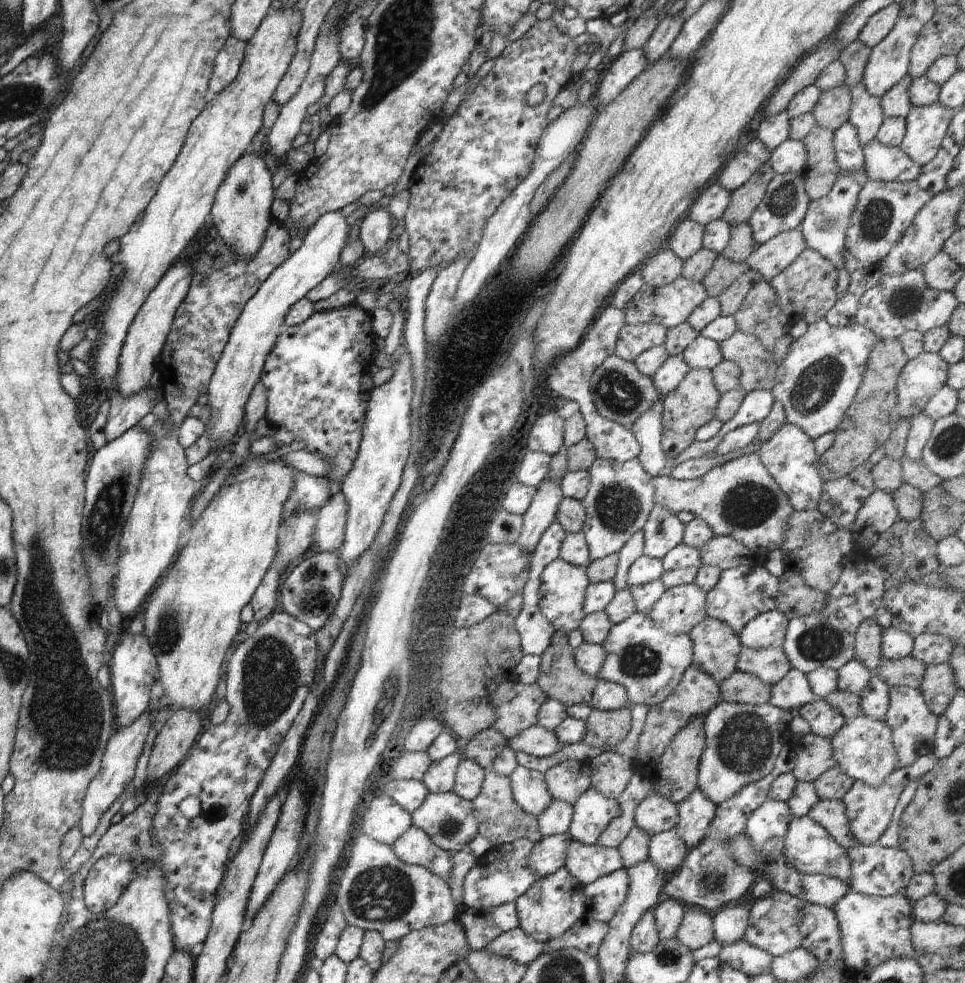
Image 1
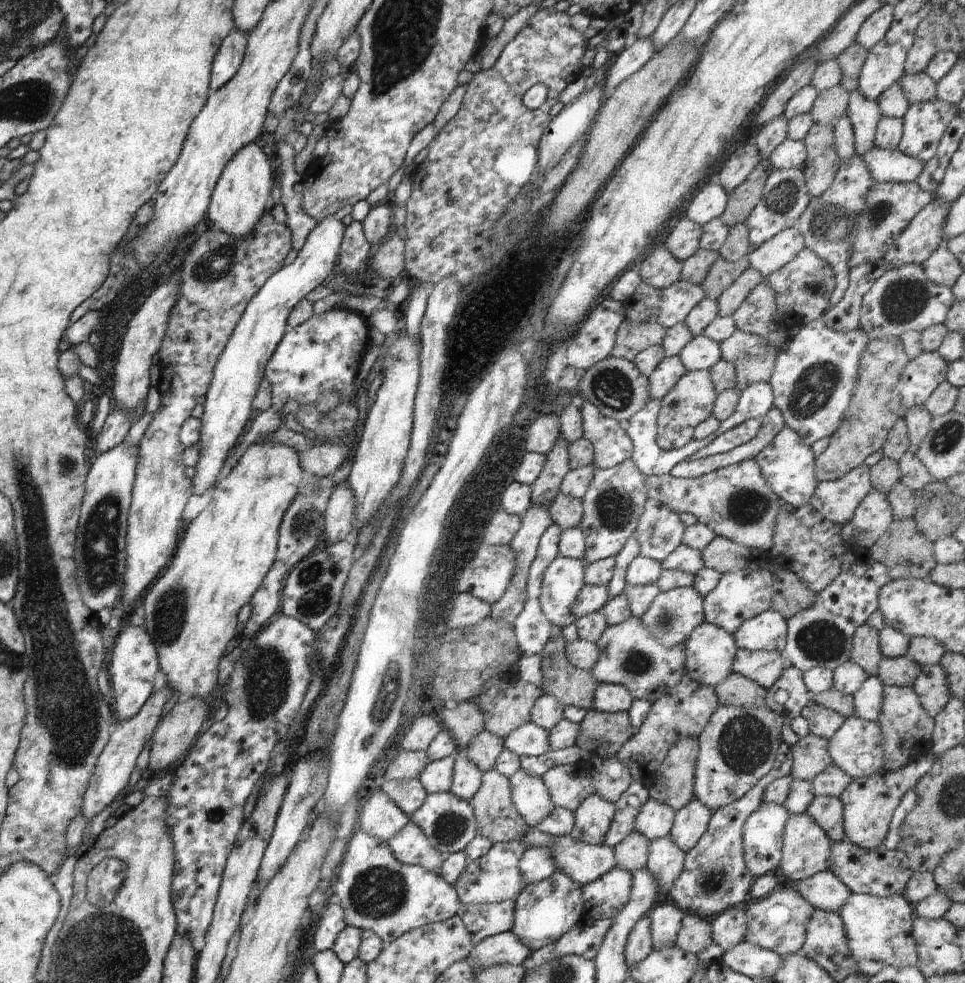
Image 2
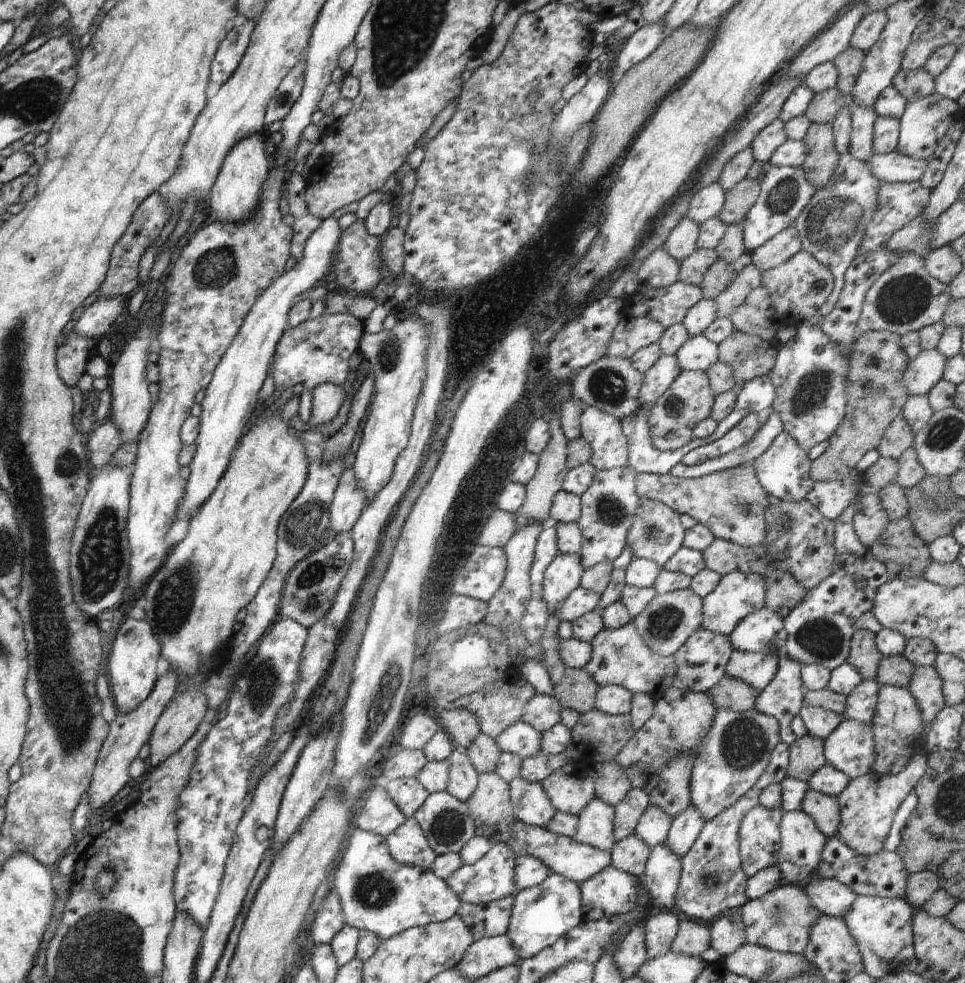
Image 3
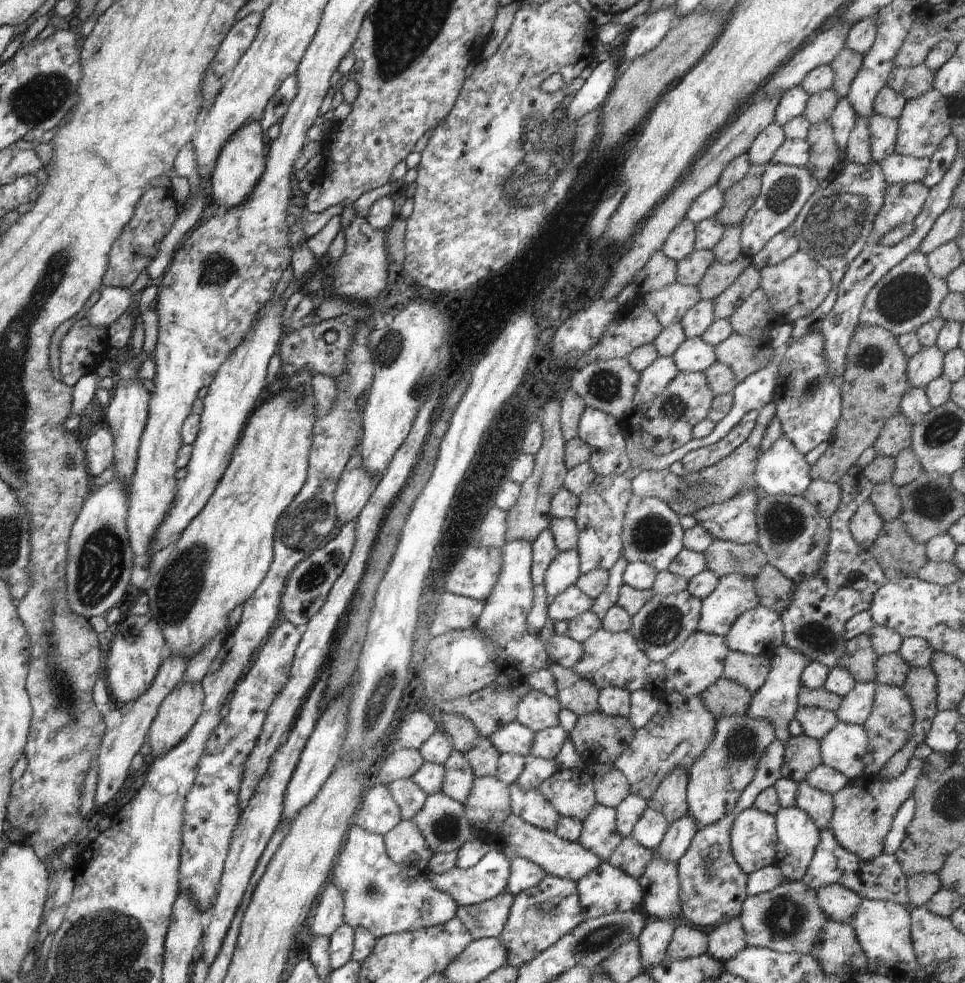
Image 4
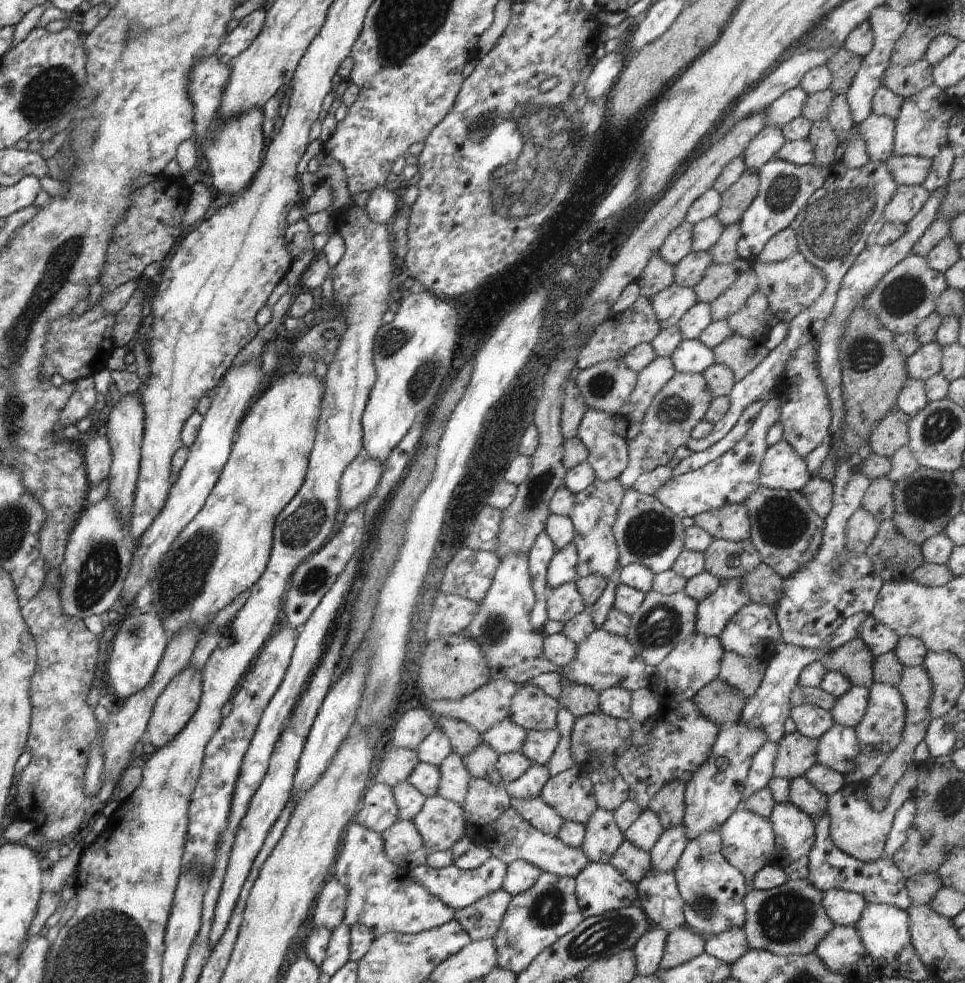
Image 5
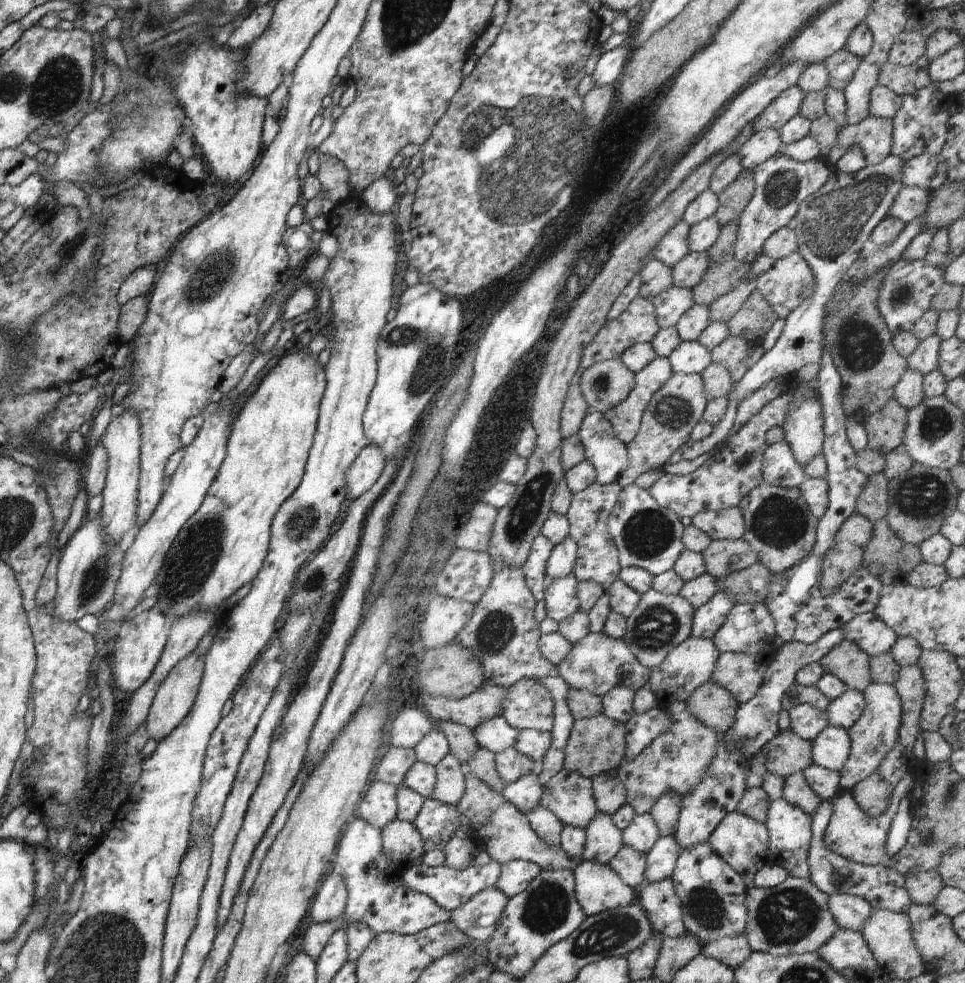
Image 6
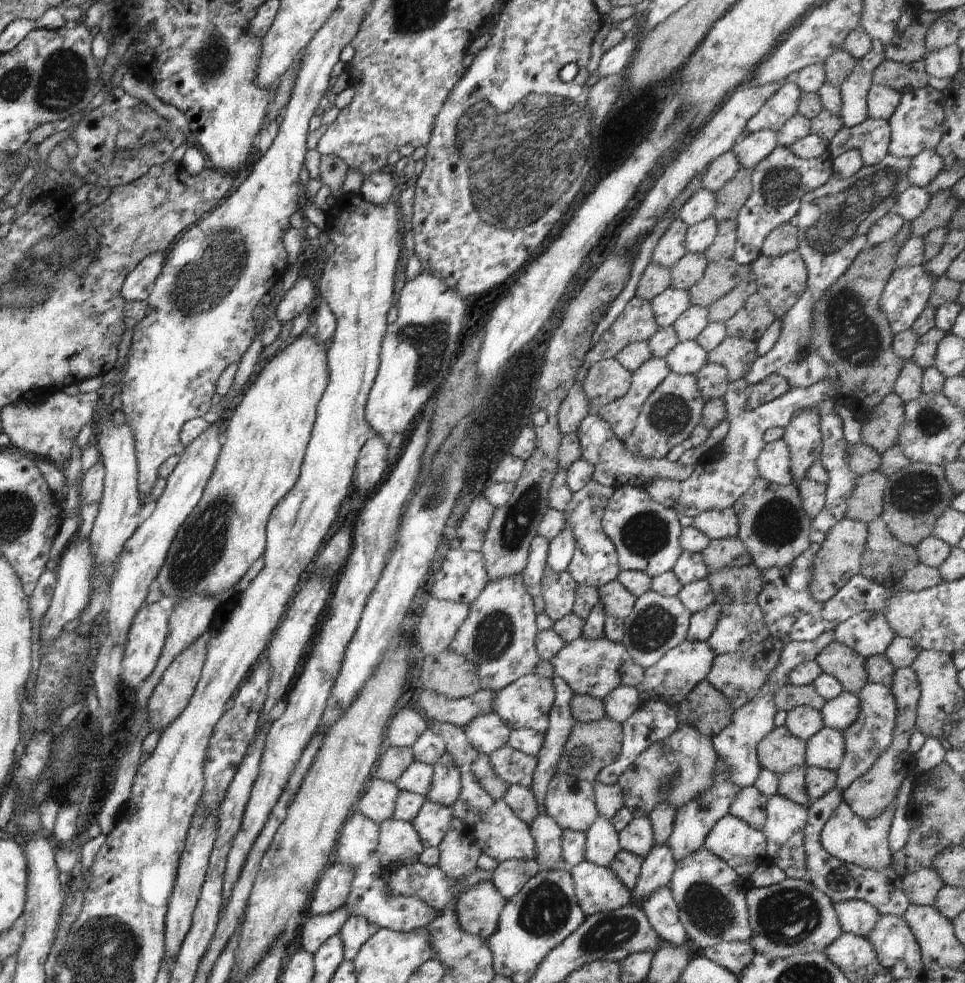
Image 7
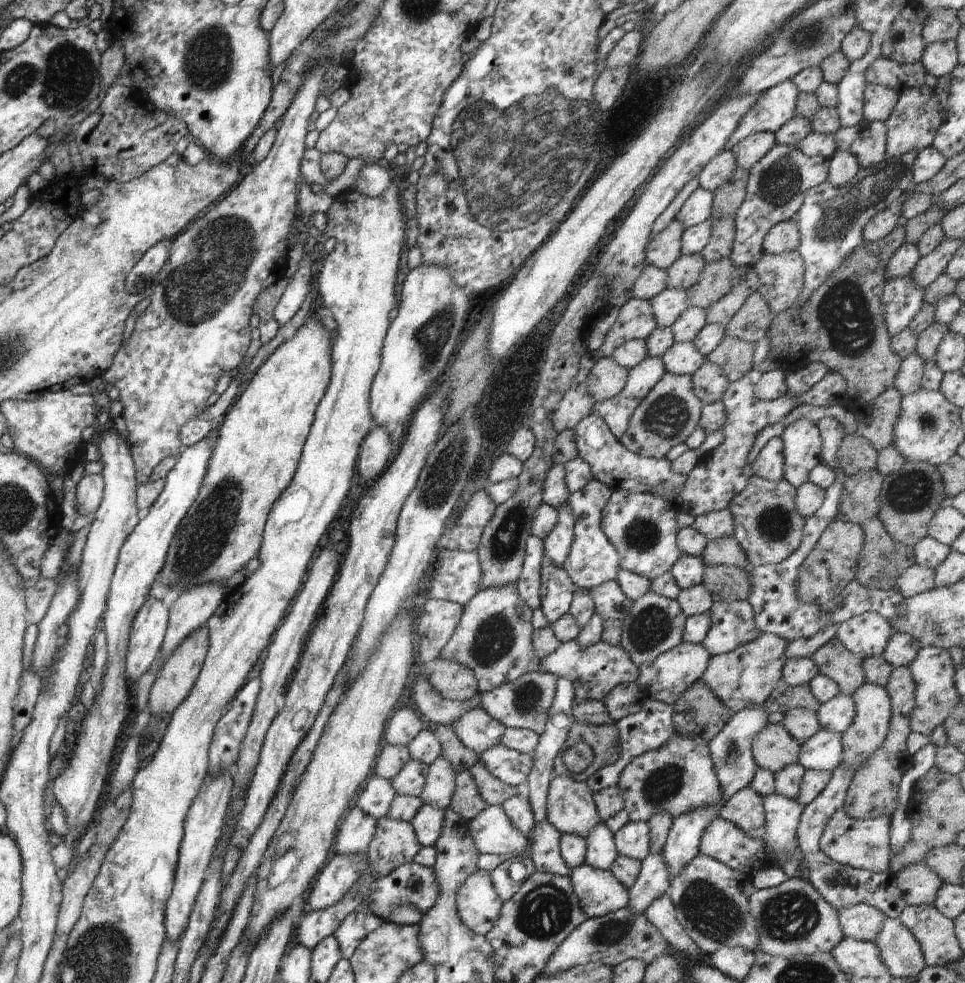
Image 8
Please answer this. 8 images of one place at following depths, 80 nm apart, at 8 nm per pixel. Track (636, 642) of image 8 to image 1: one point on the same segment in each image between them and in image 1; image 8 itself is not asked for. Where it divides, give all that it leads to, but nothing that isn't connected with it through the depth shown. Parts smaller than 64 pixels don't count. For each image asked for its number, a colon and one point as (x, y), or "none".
1: (681, 609)
2: (672, 616)
3: (667, 622)
4: (665, 621)
5: (663, 621)
6: (660, 622)
7: (657, 623)

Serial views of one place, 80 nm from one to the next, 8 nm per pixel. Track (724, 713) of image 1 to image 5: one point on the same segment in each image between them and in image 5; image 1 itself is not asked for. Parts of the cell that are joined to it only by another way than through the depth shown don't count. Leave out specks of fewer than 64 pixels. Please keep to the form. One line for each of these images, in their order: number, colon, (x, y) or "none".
2: (737, 748)
3: (736, 750)
4: (716, 780)
5: (715, 791)

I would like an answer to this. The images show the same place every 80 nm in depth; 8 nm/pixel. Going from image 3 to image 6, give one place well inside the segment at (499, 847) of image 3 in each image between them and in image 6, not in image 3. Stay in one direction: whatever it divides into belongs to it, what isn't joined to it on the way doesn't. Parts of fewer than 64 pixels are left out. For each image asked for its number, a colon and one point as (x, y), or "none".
4: (489, 877)
5: (457, 888)
6: (449, 888)

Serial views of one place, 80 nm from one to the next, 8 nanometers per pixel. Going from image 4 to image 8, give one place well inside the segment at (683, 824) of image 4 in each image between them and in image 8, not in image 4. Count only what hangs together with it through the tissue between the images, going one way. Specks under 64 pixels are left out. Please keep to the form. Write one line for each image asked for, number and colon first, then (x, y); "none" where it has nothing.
5: (665, 853)
6: (661, 860)
7: (657, 869)
8: (652, 881)

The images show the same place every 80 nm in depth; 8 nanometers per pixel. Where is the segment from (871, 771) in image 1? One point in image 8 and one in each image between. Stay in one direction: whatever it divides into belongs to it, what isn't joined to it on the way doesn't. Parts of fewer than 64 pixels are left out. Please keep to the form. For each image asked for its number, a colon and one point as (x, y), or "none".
2: (857, 747)
3: (850, 748)
4: (844, 748)
5: (838, 747)
6: (831, 747)
7: (825, 750)
8: (823, 752)

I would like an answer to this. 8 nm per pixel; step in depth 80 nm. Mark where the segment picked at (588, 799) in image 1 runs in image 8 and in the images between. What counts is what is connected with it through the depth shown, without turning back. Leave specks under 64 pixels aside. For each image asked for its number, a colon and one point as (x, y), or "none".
2: (594, 816)
3: (595, 828)
4: (599, 834)
5: (602, 838)
6: (603, 840)
7: (602, 845)
8: (601, 852)

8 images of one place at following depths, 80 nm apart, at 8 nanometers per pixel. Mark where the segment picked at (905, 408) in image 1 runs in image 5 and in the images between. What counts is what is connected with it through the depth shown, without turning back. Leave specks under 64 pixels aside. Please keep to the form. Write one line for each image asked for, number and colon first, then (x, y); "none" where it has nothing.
2: (921, 376)
3: (922, 372)
4: (927, 364)
5: (926, 361)

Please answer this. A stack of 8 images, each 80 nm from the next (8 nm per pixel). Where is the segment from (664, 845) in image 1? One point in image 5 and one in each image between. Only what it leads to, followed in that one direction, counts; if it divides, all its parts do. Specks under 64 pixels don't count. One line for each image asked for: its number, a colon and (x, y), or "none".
2: (665, 860)
3: (660, 879)
4: (659, 884)
5: (658, 895)

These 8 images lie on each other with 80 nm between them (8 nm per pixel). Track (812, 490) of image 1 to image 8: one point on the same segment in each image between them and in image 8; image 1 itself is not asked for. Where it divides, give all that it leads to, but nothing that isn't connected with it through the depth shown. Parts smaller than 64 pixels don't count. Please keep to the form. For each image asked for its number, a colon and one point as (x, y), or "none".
2: (788, 465)
3: (784, 469)
4: (781, 469)
5: (782, 468)
6: (779, 467)
7: (773, 464)
8: (768, 463)

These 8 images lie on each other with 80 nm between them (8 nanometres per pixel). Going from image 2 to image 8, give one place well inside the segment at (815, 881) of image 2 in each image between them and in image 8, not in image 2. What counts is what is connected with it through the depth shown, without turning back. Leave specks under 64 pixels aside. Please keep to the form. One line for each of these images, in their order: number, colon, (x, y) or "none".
3: (832, 898)
4: (840, 904)
5: (845, 908)
6: (851, 912)
7: (856, 917)
8: (862, 922)

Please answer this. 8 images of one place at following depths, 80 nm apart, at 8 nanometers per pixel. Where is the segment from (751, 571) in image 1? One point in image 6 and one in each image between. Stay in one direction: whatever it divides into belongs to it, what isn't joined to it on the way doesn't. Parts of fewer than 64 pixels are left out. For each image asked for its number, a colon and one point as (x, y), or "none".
2: (740, 595)
3: (739, 593)
4: (735, 594)
5: (713, 613)
6: (707, 620)

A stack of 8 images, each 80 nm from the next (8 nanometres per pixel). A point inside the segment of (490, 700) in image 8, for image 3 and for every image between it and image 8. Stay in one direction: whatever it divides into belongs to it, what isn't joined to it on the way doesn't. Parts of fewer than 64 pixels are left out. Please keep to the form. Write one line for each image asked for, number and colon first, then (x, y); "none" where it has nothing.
3: (542, 712)
4: (536, 710)
5: (532, 709)
6: (528, 704)
7: (525, 704)

